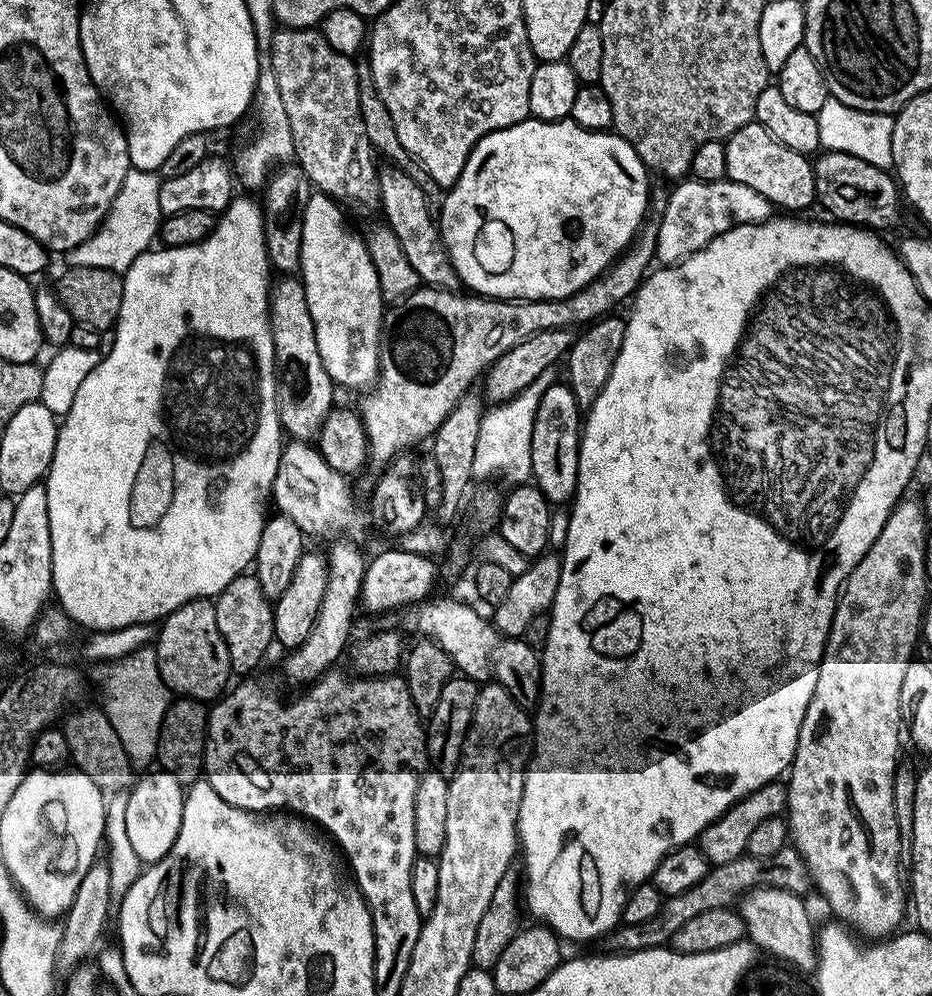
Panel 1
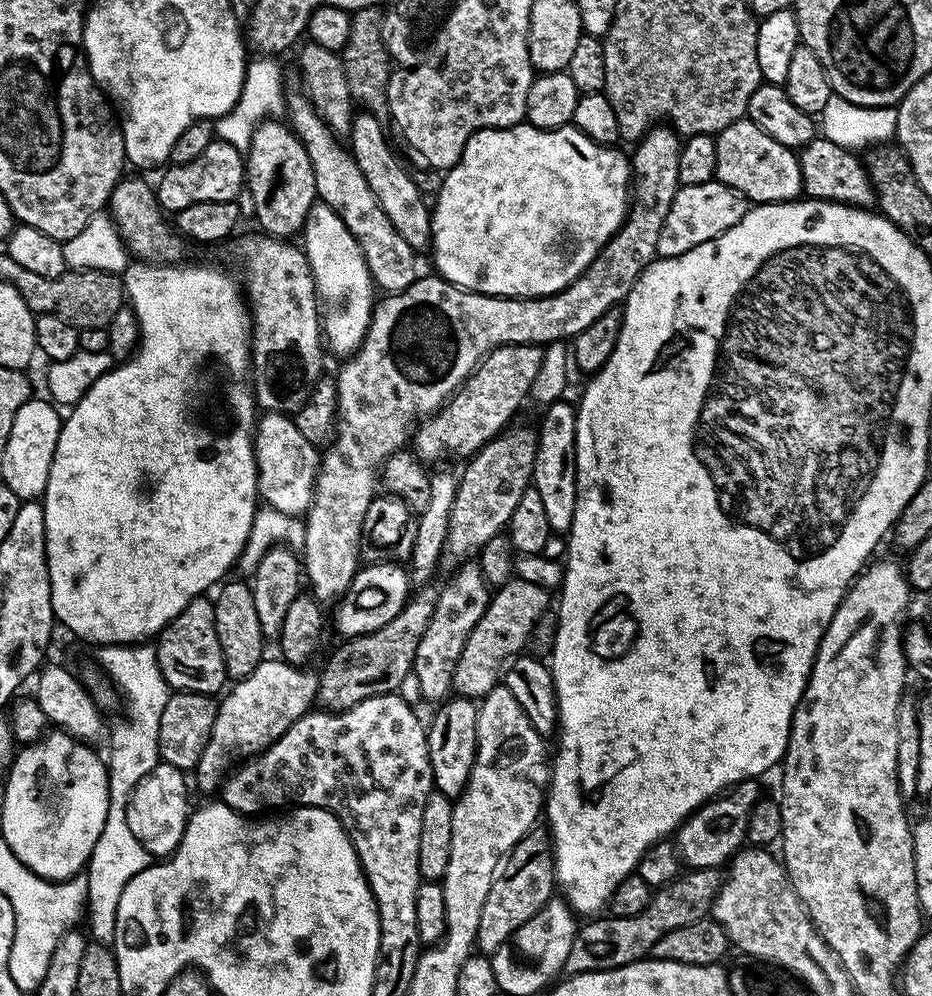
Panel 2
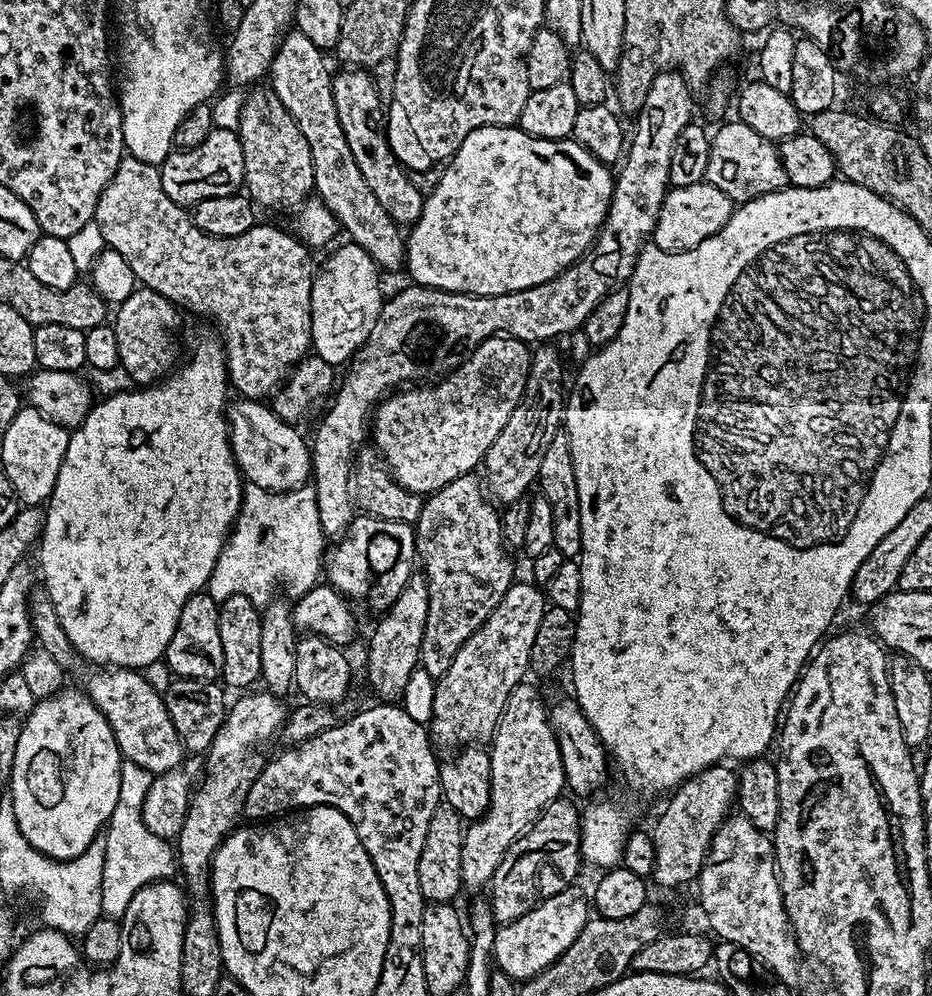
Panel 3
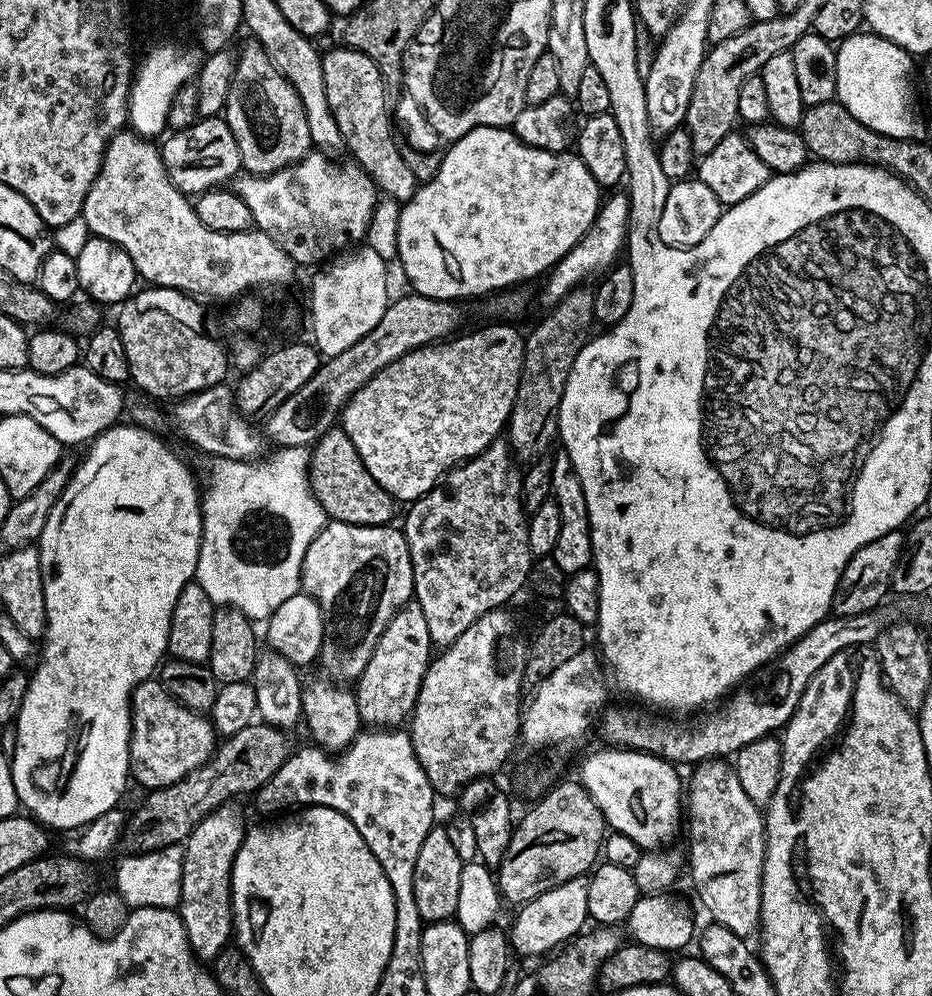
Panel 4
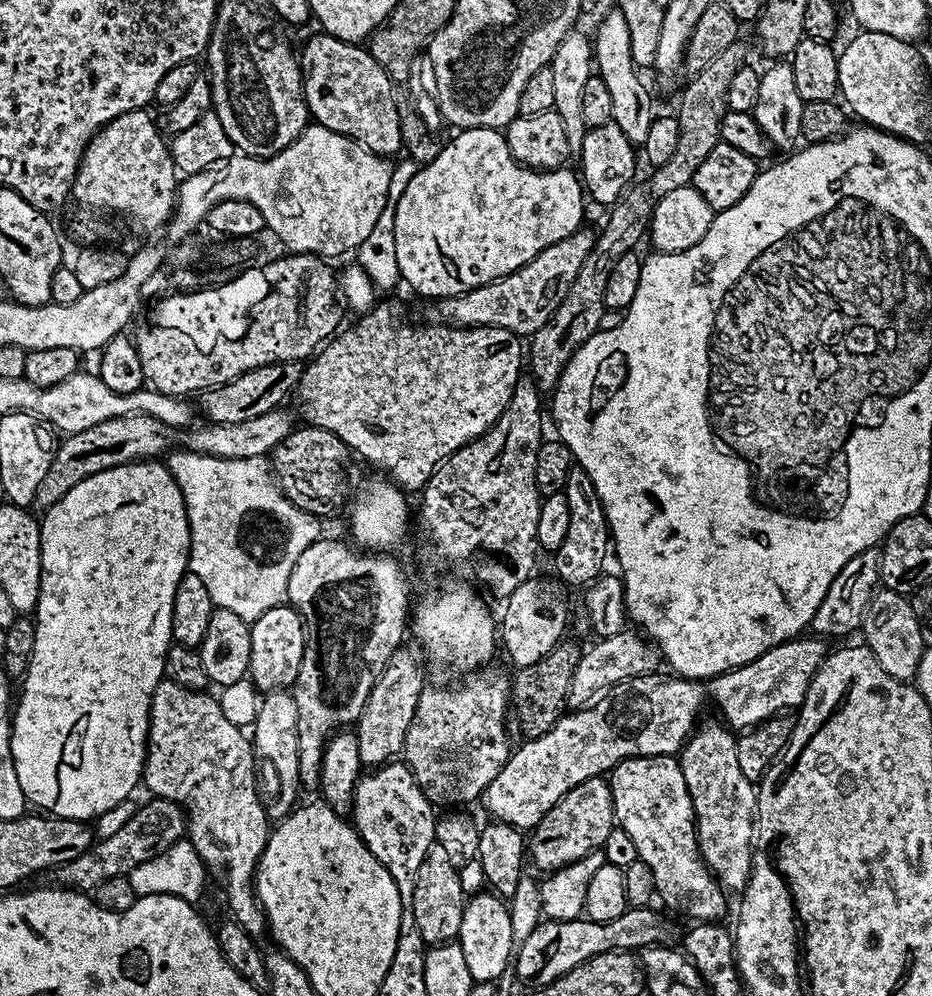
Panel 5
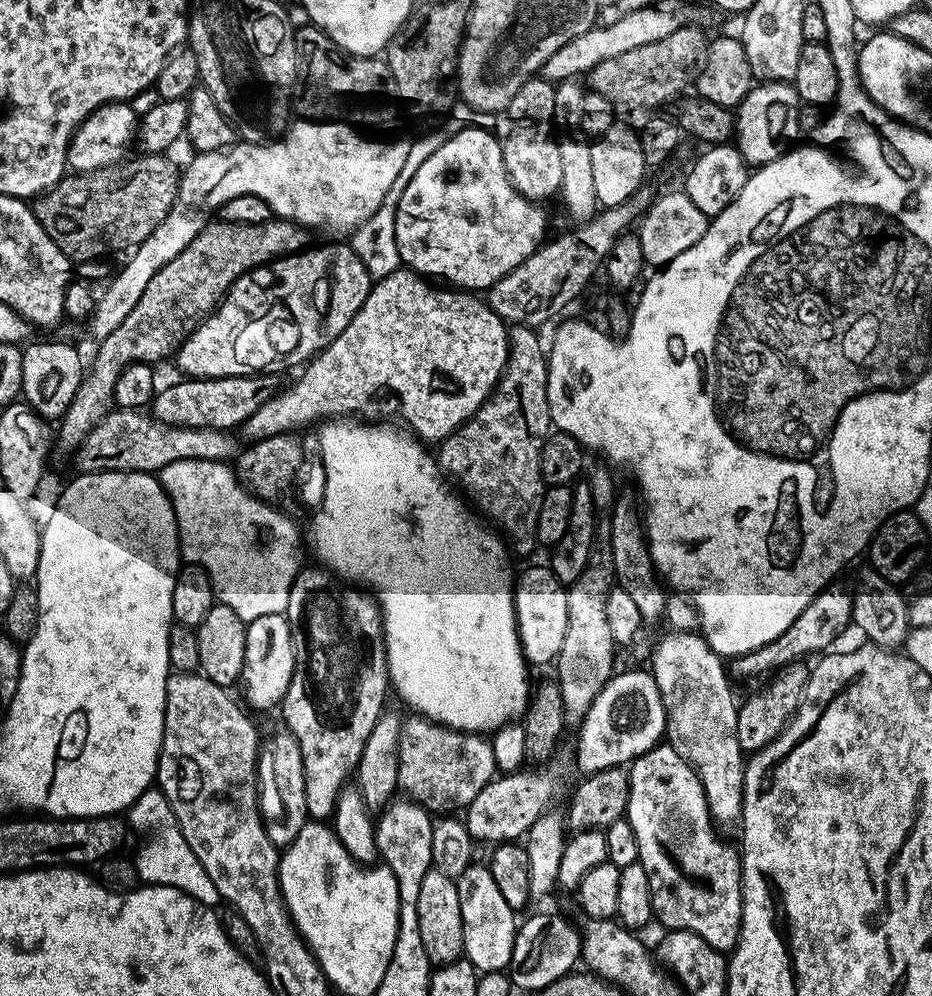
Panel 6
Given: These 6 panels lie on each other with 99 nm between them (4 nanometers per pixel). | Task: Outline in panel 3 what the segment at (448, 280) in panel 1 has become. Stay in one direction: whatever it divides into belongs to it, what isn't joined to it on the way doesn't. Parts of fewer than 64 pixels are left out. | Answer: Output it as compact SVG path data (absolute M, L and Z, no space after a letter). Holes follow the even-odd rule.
M348 66L345 69L345 72L337 71L333 75L332 89L334 106L338 110L338 122L342 122L342 134L346 134L346 142L350 142L350 154L354 154L358 170L362 170L362 178L366 178L366 186L374 190L378 206L382 206L382 210L390 214L395 224L411 226L422 214L425 193L419 192L412 185L411 178L400 169L400 164L388 145L388 136L384 133L386 104L381 100L370 74L355 66Z

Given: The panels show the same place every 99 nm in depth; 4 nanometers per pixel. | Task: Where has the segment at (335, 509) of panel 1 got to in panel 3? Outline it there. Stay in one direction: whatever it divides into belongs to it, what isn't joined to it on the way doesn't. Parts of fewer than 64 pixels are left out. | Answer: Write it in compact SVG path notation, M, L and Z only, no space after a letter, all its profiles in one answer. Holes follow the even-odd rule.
M233 399L227 405L226 415L228 417L228 442L232 445L232 459L236 461L241 477L248 484L264 488L268 492L286 492L292 488L299 488L309 479L310 452L306 447L306 440L300 437L299 427L278 418L267 403L259 400Z

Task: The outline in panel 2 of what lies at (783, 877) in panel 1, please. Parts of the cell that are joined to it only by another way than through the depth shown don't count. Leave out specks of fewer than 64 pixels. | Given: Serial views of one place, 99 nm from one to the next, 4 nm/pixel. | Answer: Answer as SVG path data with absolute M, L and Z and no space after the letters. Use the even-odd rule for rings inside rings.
M720 868L688 870L665 888L659 889L646 910L642 910L642 914L634 914L630 918L608 914L603 918L592 918L581 923L564 963L564 972L568 976L577 976L579 972L601 972L645 959L651 953L654 942L662 938L662 934L670 934L670 930L678 930L678 926L690 926L690 922L705 919L711 913L712 904L720 893L721 883Z

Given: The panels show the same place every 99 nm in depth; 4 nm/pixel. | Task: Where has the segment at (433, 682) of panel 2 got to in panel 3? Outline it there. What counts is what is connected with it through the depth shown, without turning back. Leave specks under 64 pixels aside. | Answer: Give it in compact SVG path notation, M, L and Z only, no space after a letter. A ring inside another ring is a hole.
M469 474L454 478L437 492L431 493L422 506L422 514L417 518L416 554L419 567L424 573L430 590L430 610L426 614L426 630L422 634L419 667L431 678L438 678L450 670L450 662L458 650L486 622L486 618L502 602L506 590L514 583L512 560L507 556L504 543L504 526L497 505L486 495L479 475Z

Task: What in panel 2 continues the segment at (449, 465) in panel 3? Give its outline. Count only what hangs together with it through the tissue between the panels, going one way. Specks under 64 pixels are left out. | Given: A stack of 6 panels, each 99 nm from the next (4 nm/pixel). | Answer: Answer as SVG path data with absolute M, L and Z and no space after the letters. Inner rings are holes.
M507 344L489 352L448 403L417 427L410 441L415 455L424 462L440 460L448 455L475 456L509 427L511 420L508 419L519 410L524 399L529 399L532 384L542 366L544 351L535 344Z

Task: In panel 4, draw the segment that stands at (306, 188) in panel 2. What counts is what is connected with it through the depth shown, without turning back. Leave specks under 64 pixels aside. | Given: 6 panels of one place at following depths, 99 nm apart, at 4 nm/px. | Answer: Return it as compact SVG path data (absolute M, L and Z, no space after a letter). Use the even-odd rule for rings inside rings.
M249 42L236 56L234 78L222 117L238 142L243 171L254 176L269 176L297 164L313 147L302 98L298 98L294 86L270 62L264 47L255 42Z

